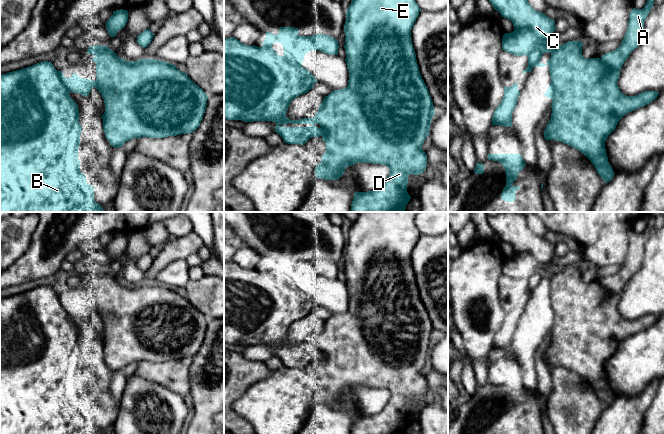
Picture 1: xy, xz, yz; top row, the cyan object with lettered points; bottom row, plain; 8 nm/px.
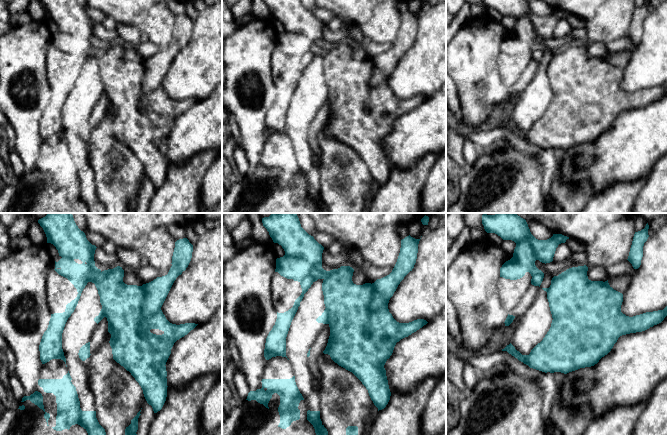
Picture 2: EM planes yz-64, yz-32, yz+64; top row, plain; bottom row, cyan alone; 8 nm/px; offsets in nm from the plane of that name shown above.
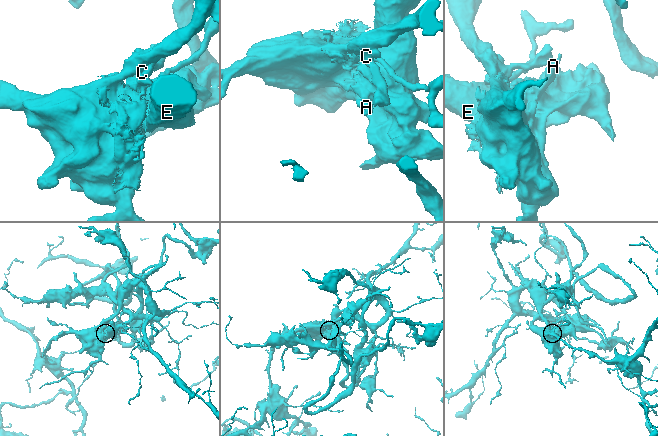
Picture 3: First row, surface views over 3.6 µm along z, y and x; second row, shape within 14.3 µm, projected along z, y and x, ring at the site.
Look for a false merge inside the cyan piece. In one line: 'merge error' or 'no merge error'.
merge error

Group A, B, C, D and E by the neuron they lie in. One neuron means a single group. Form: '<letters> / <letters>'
A B C / D E

